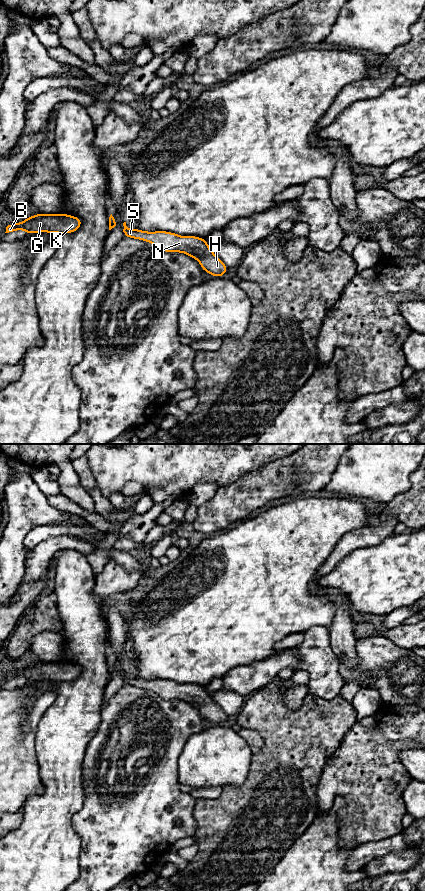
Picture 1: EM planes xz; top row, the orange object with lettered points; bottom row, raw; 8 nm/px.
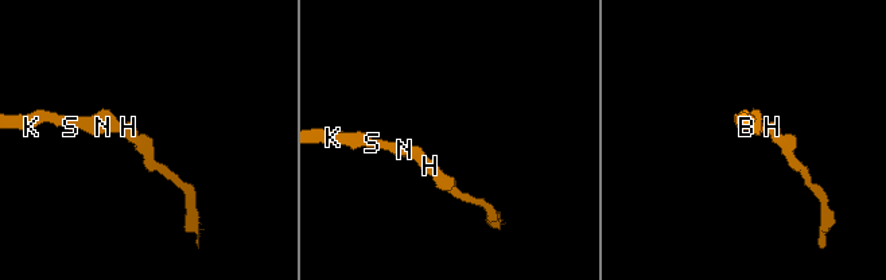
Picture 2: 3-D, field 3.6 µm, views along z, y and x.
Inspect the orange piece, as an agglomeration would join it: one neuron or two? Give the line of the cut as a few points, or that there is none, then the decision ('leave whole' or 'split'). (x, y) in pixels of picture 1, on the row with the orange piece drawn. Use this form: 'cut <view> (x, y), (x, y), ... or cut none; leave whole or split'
cut none; leave whole

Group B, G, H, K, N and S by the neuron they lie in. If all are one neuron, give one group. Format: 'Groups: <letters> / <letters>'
Groups: B G H K N S

